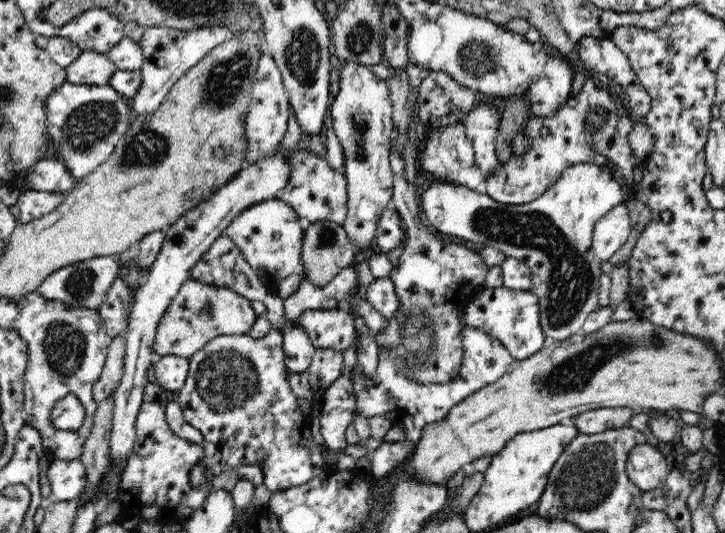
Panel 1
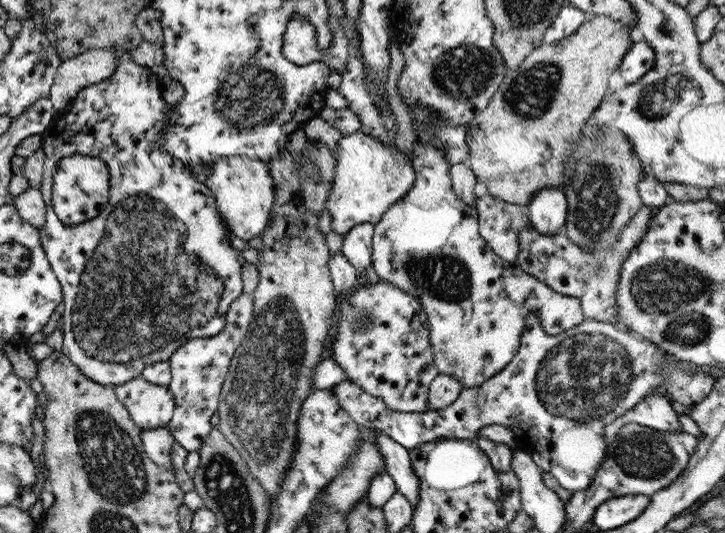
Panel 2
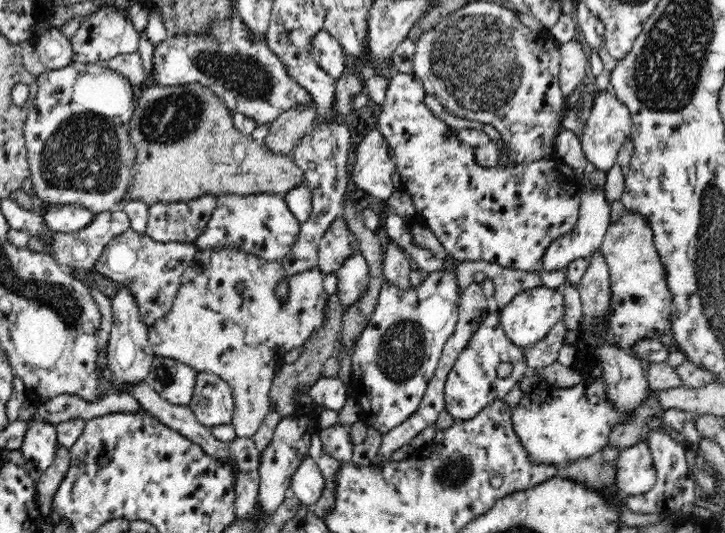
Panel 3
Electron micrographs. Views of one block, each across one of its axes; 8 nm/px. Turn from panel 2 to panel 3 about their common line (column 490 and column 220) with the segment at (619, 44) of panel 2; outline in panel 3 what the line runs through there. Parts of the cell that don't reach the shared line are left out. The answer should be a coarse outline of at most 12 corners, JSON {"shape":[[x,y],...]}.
{"shape":[[200,82],[138,90],[122,204],[305,182]]}

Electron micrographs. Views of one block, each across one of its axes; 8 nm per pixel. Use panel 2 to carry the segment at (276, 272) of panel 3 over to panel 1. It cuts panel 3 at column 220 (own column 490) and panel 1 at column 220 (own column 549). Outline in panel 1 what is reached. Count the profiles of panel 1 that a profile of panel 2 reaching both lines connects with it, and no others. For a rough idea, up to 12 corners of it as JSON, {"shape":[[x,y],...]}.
{"shape":[[189,279],[160,322],[157,358],[189,360],[250,334],[248,298]]}

